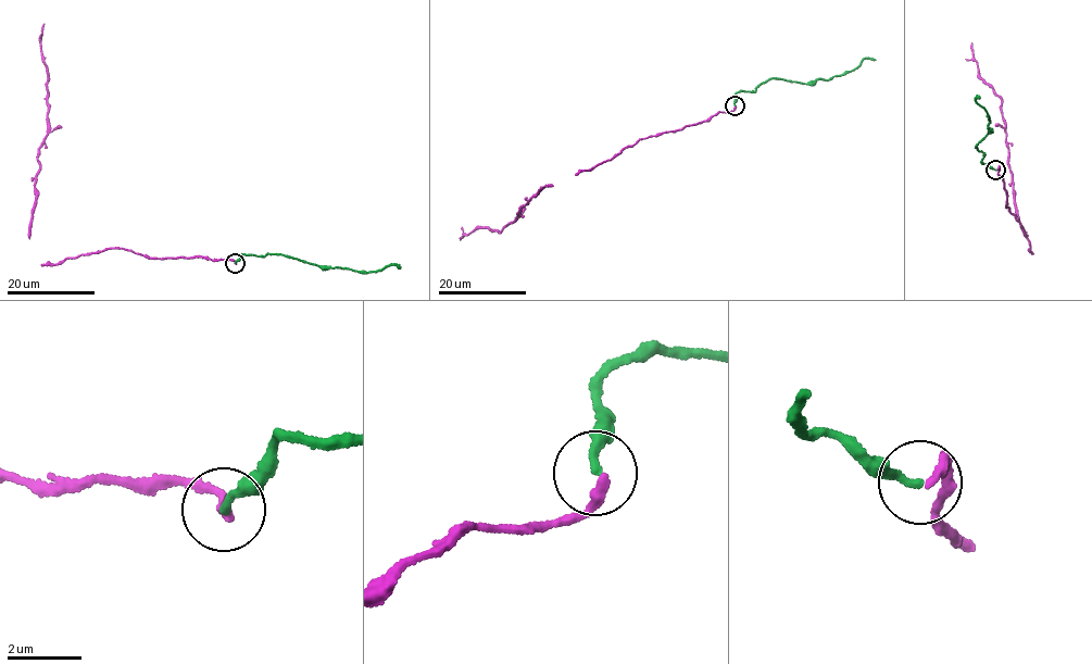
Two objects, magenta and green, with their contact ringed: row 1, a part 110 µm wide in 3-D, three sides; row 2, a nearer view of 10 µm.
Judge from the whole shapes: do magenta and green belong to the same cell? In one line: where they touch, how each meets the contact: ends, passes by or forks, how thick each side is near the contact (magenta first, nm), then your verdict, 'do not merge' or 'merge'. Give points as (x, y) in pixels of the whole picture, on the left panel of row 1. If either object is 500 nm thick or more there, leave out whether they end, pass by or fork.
at (235, 263); magenta ends there; green ends there; 240 nm thick on the magenta side, 220 nm on the other; merge

